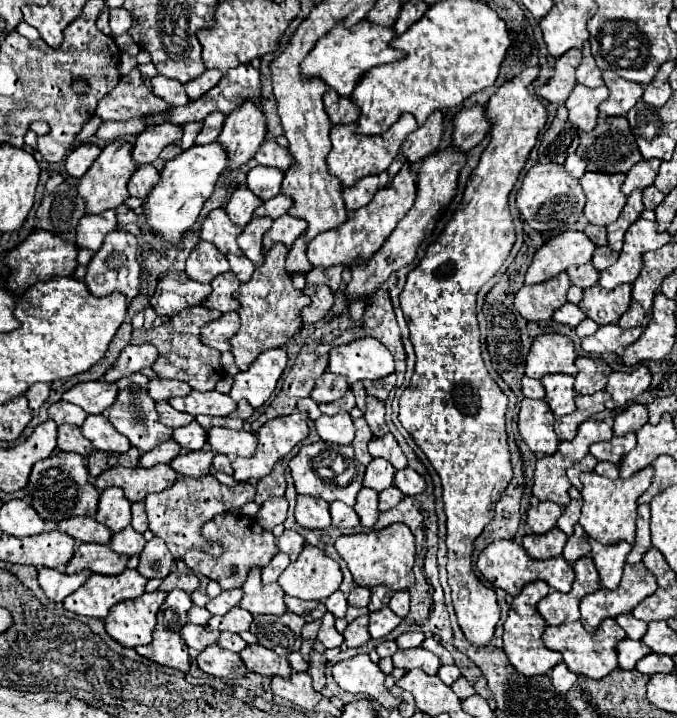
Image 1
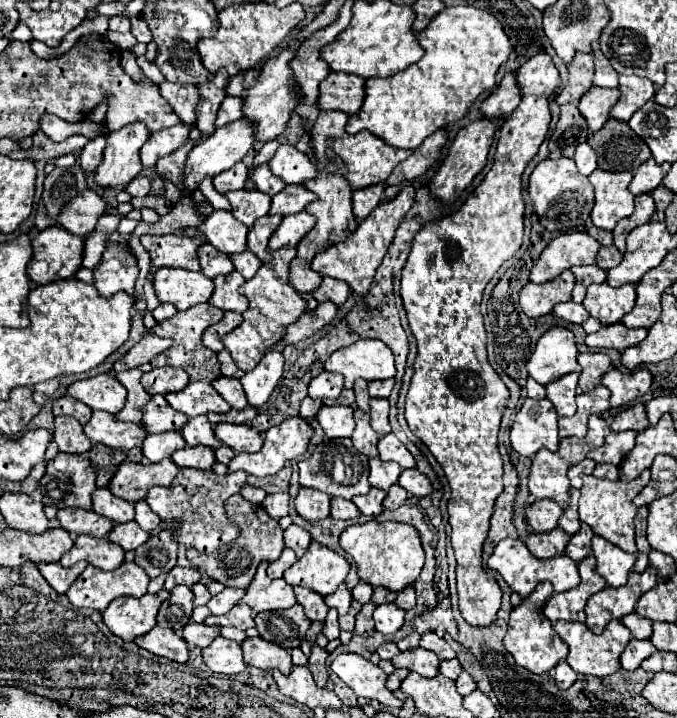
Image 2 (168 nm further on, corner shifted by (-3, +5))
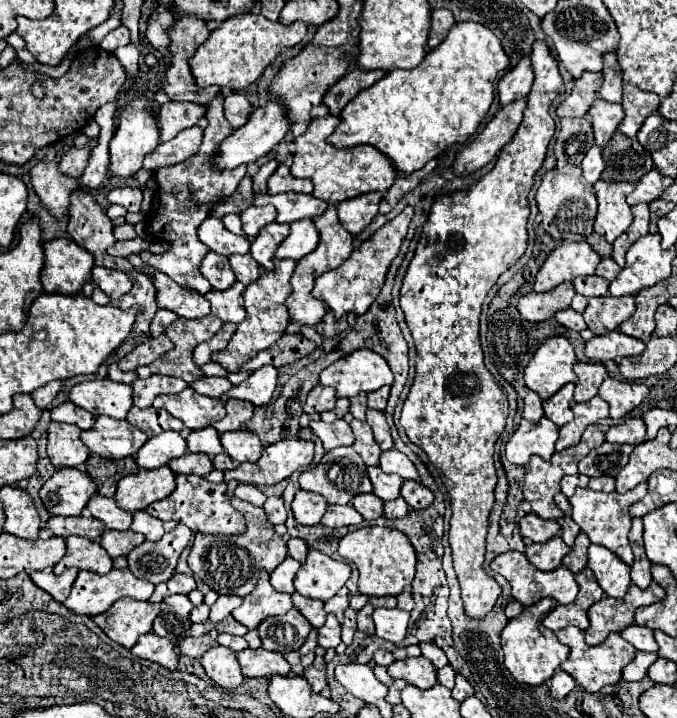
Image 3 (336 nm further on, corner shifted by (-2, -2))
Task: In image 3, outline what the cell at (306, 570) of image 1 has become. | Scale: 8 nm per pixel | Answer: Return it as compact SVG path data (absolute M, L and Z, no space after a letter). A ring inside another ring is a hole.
M309 549L307 561L295 575L295 591L303 597L327 601L347 583L351 567L345 561L335 561L329 555Z

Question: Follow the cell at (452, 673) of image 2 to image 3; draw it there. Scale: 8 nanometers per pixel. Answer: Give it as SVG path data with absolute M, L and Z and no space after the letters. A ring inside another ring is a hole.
M445 665L443 669L439 669L437 677L439 677L441 685L445 685L447 689L453 689L453 685L455 685L455 669L451 665Z

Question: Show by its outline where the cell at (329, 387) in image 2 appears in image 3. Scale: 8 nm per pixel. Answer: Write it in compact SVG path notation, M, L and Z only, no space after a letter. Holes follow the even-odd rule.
M319 383L309 393L303 409L305 409L305 413L323 413L323 411L331 411L335 407L335 401L337 401L337 397L335 397L333 387L325 387Z

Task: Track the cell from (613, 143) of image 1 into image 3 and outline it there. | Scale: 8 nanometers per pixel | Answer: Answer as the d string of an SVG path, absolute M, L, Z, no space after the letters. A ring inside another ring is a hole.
M615 131L601 151L605 159L605 171L601 175L603 181L637 183L653 169L653 159L643 149L643 145L637 139L623 135L621 131Z

